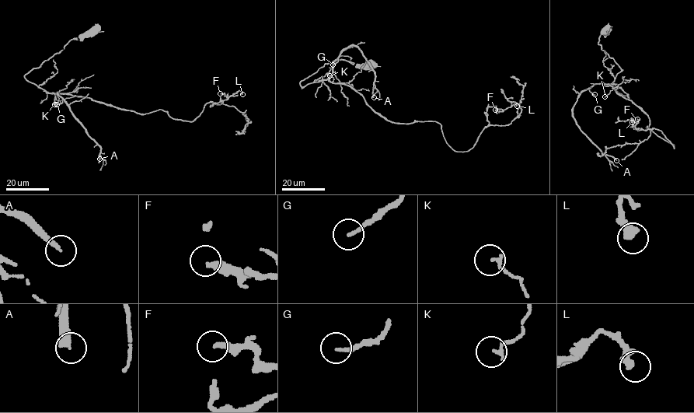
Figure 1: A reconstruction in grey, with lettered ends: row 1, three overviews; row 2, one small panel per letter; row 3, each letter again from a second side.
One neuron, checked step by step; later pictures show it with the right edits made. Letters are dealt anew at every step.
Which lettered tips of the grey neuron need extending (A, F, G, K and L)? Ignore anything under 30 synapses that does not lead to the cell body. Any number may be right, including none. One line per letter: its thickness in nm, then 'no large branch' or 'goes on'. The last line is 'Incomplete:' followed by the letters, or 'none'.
A: 280 nm | goes on
F: 240 nm | no large branch
G: 150 nm | no large branch
K: 180 nm | no large branch
L: 360 nm | no large branch
Incomplete: A

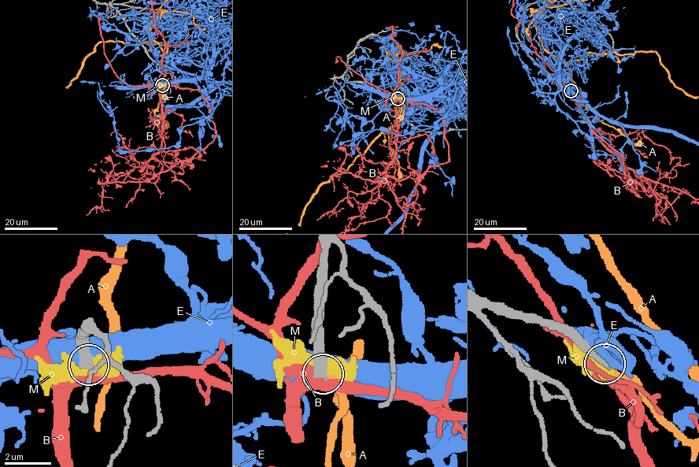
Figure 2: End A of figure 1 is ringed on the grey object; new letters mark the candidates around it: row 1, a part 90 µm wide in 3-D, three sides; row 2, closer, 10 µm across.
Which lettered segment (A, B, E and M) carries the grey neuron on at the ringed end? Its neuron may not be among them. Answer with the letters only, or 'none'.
none

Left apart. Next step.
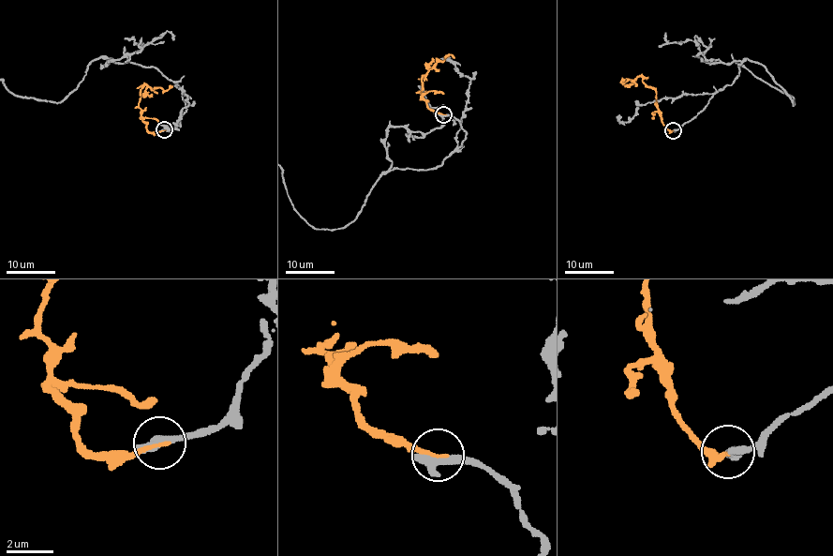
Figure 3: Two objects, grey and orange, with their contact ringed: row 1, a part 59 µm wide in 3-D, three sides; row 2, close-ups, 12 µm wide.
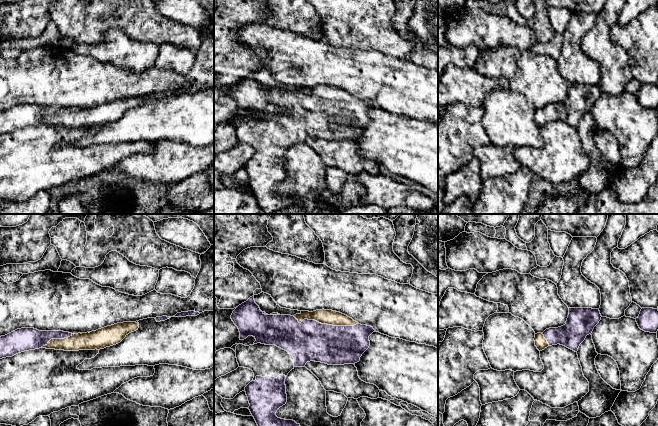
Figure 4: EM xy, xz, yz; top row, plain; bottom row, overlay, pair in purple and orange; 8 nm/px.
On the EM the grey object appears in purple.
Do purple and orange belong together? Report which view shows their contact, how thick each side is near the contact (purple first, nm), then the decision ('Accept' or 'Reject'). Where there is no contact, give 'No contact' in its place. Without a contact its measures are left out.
Touches purple in xz. Thickness 320 nm (purple) against 120 nm. Accept

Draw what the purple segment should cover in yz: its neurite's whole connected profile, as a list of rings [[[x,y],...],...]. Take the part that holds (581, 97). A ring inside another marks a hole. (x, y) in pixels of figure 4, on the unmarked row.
[[[569,84],[566,100],[535,110],[535,122],[542,127],[548,122],[560,120],[577,128],[580,120],[592,109],[601,93],[599,85]]]

